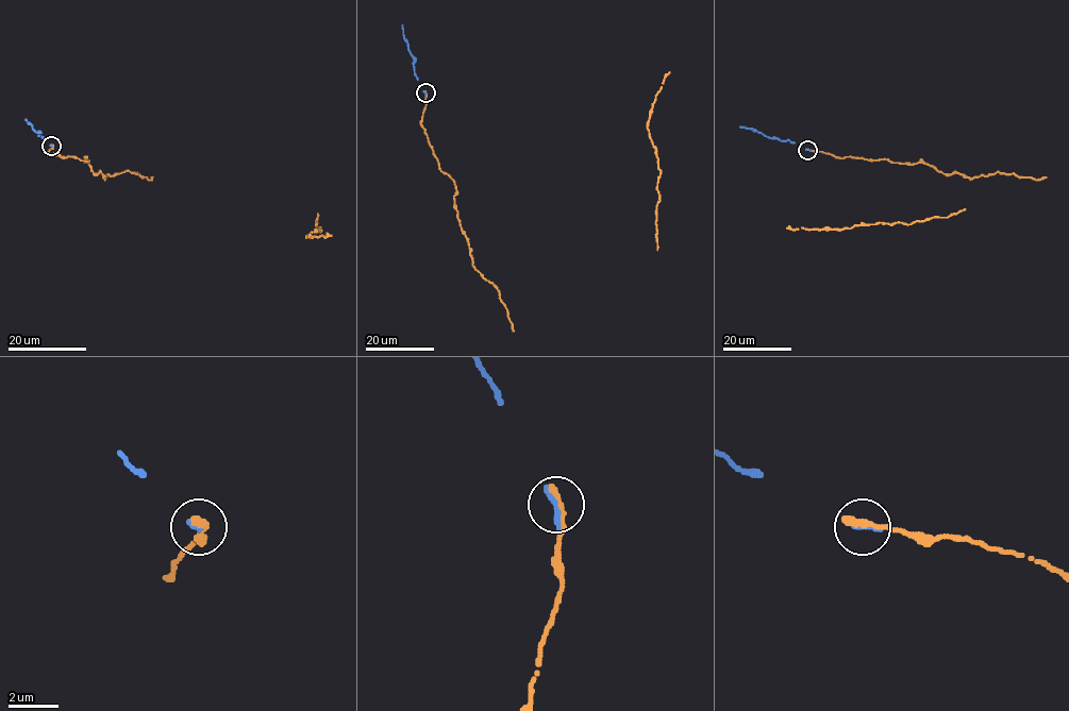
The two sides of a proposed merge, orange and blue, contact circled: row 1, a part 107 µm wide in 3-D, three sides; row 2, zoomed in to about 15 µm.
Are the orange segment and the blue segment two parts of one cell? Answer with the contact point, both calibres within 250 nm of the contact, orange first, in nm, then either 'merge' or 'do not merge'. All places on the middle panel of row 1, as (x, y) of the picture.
place (426, 92); calibres 320 and 260 nm; merge

